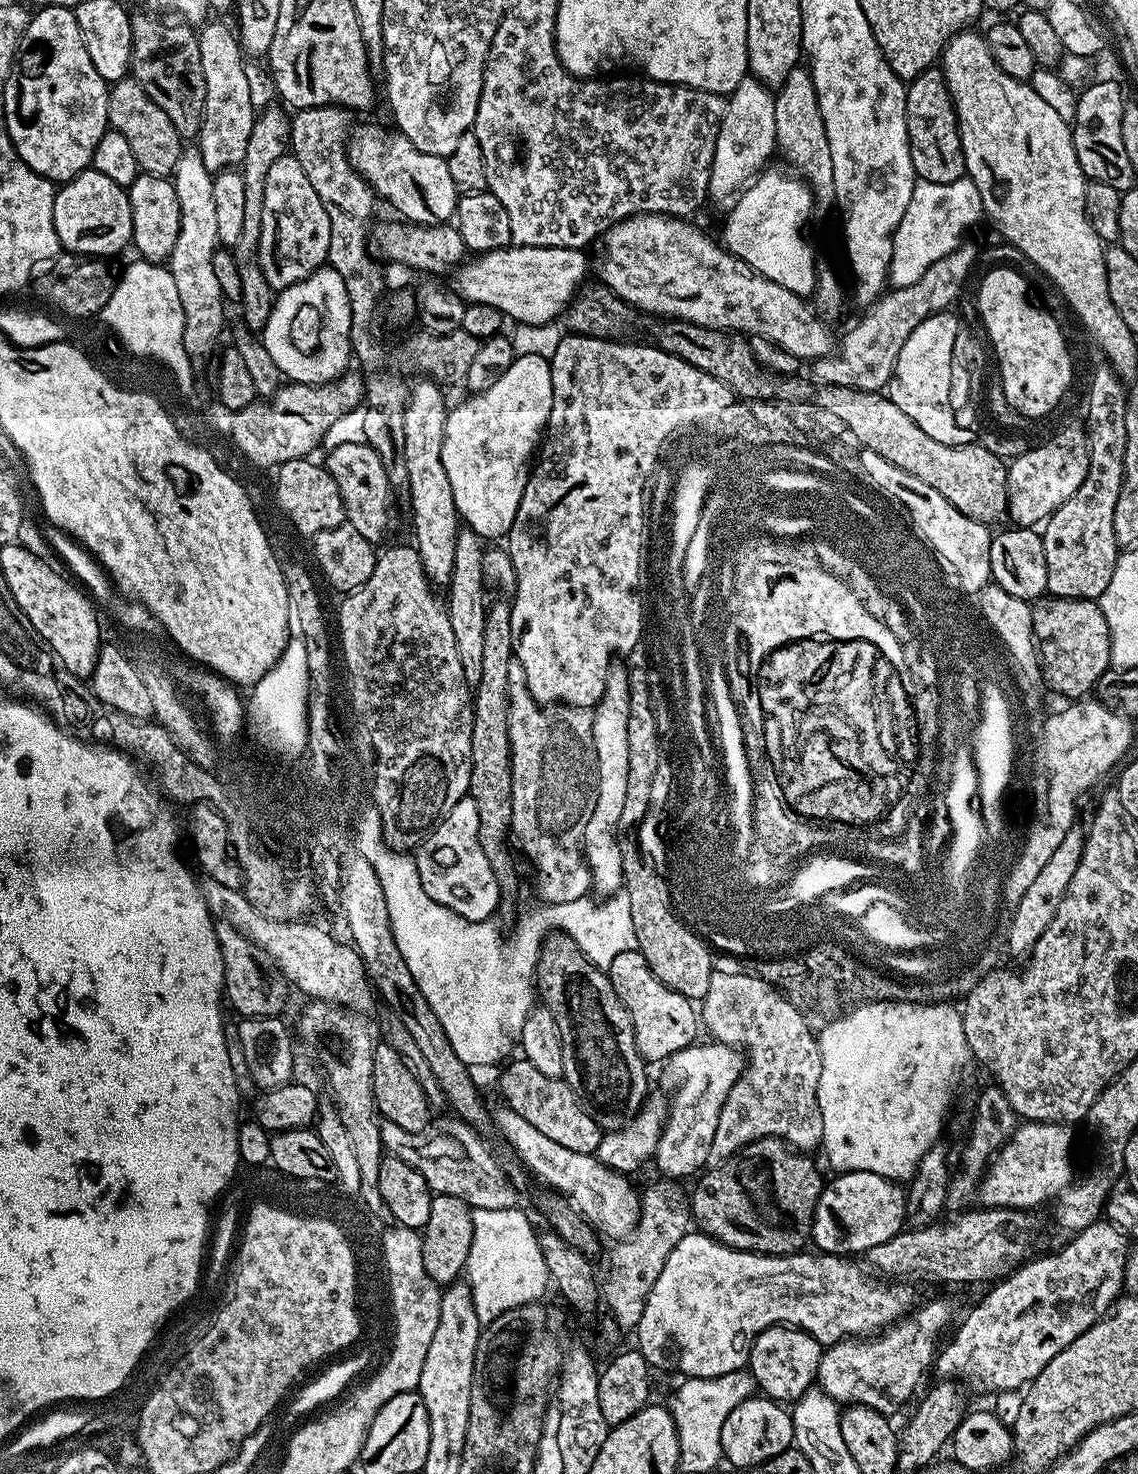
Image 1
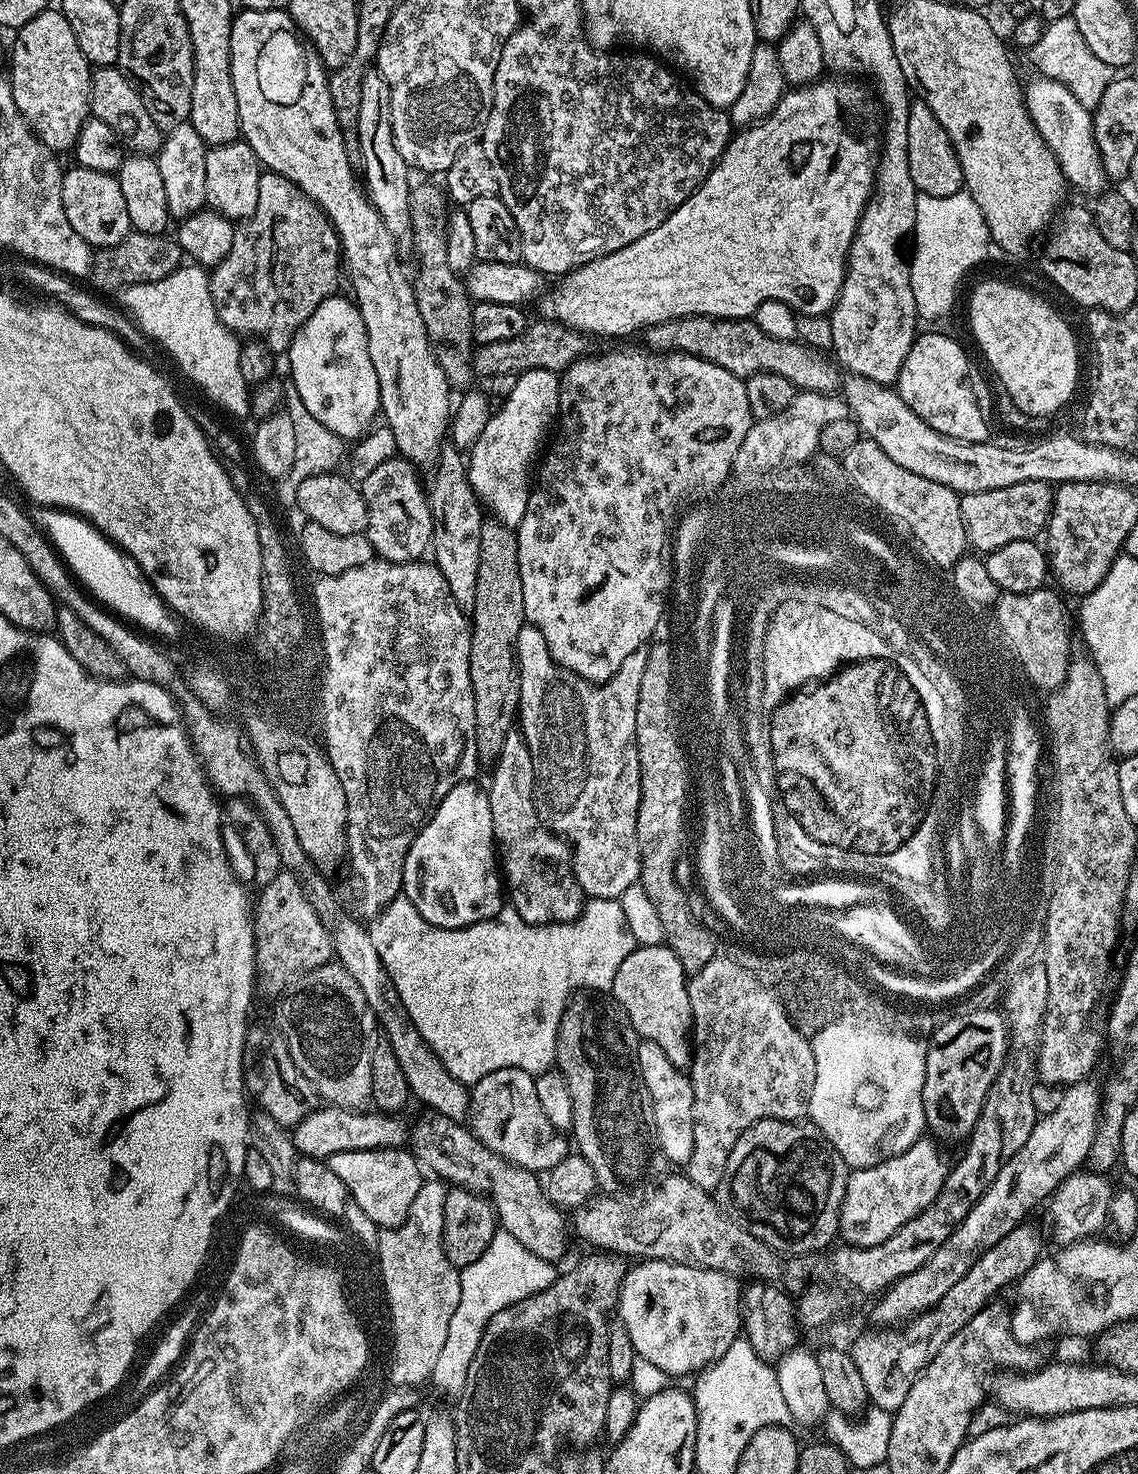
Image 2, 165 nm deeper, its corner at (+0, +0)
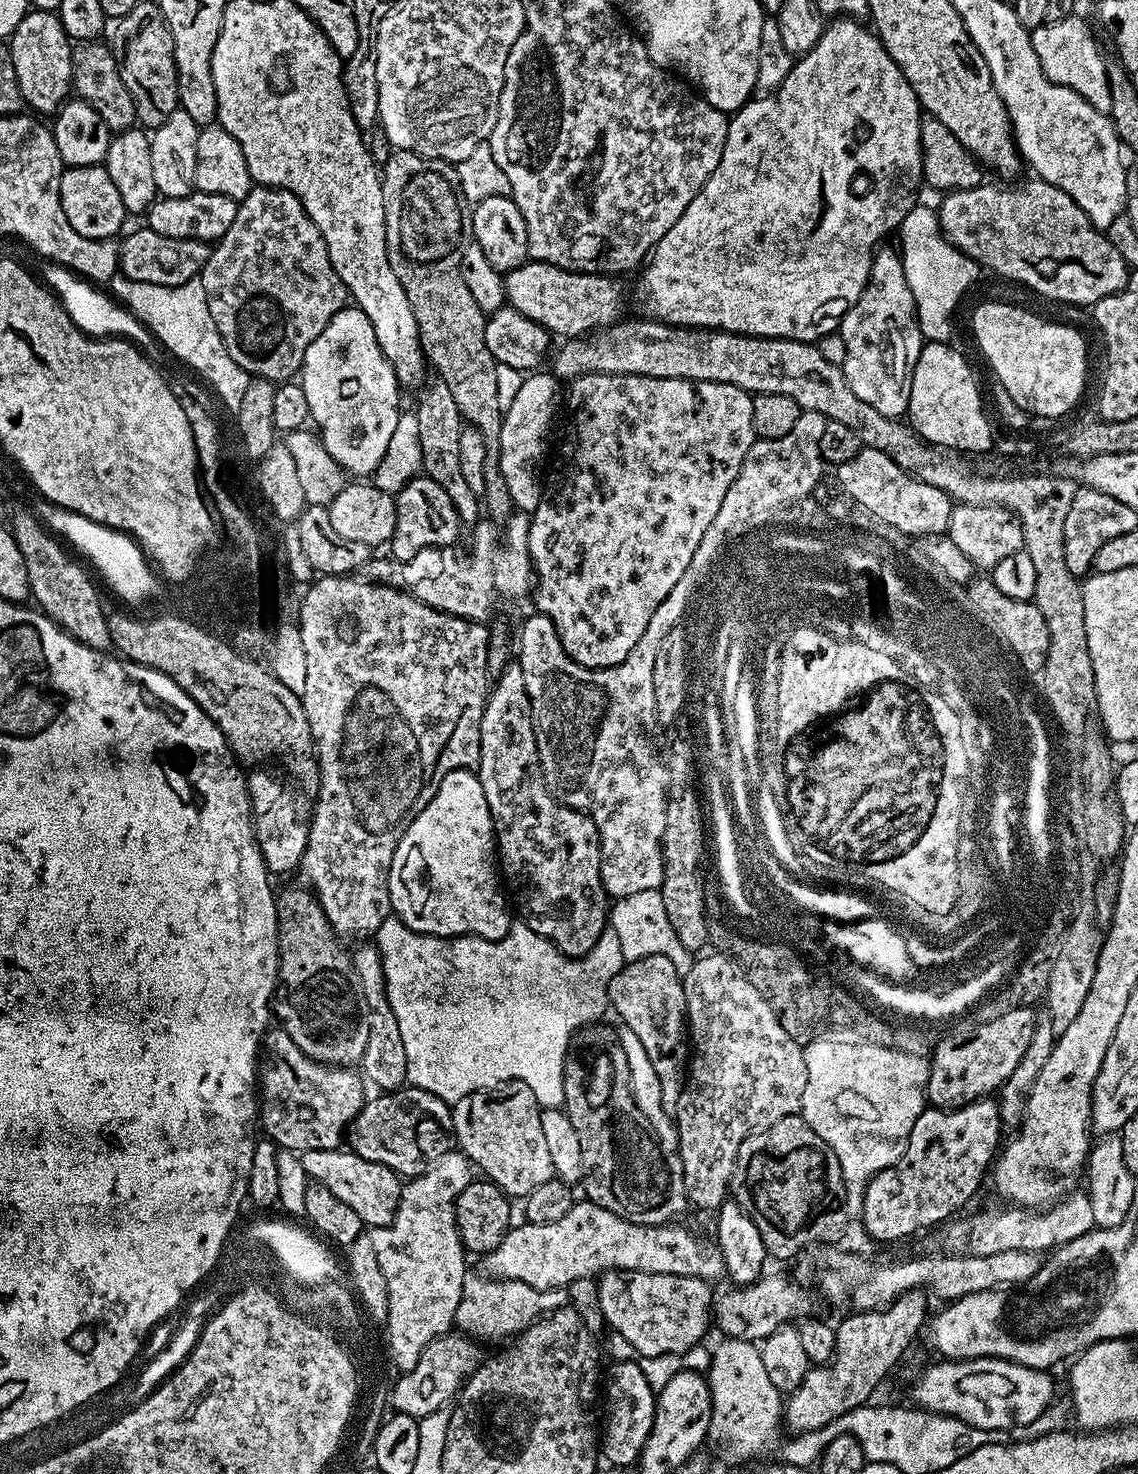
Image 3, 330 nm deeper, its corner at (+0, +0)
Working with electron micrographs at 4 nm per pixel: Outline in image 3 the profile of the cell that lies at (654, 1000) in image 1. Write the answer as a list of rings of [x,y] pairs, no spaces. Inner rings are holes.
[[[647,956],[627,961],[610,982],[608,1002],[611,1011],[614,1010],[620,1015],[621,1022],[625,1024],[623,1027],[634,1033],[638,1042],[642,1042],[642,1046],[646,1046],[646,1054],[650,1054],[650,1062],[654,1062],[654,1070],[660,1083],[665,1086],[683,1085],[686,1080],[686,1061],[690,1056],[690,1044],[686,1039],[688,1011],[682,973],[674,966],[674,962],[670,962],[670,958],[665,956]]]

